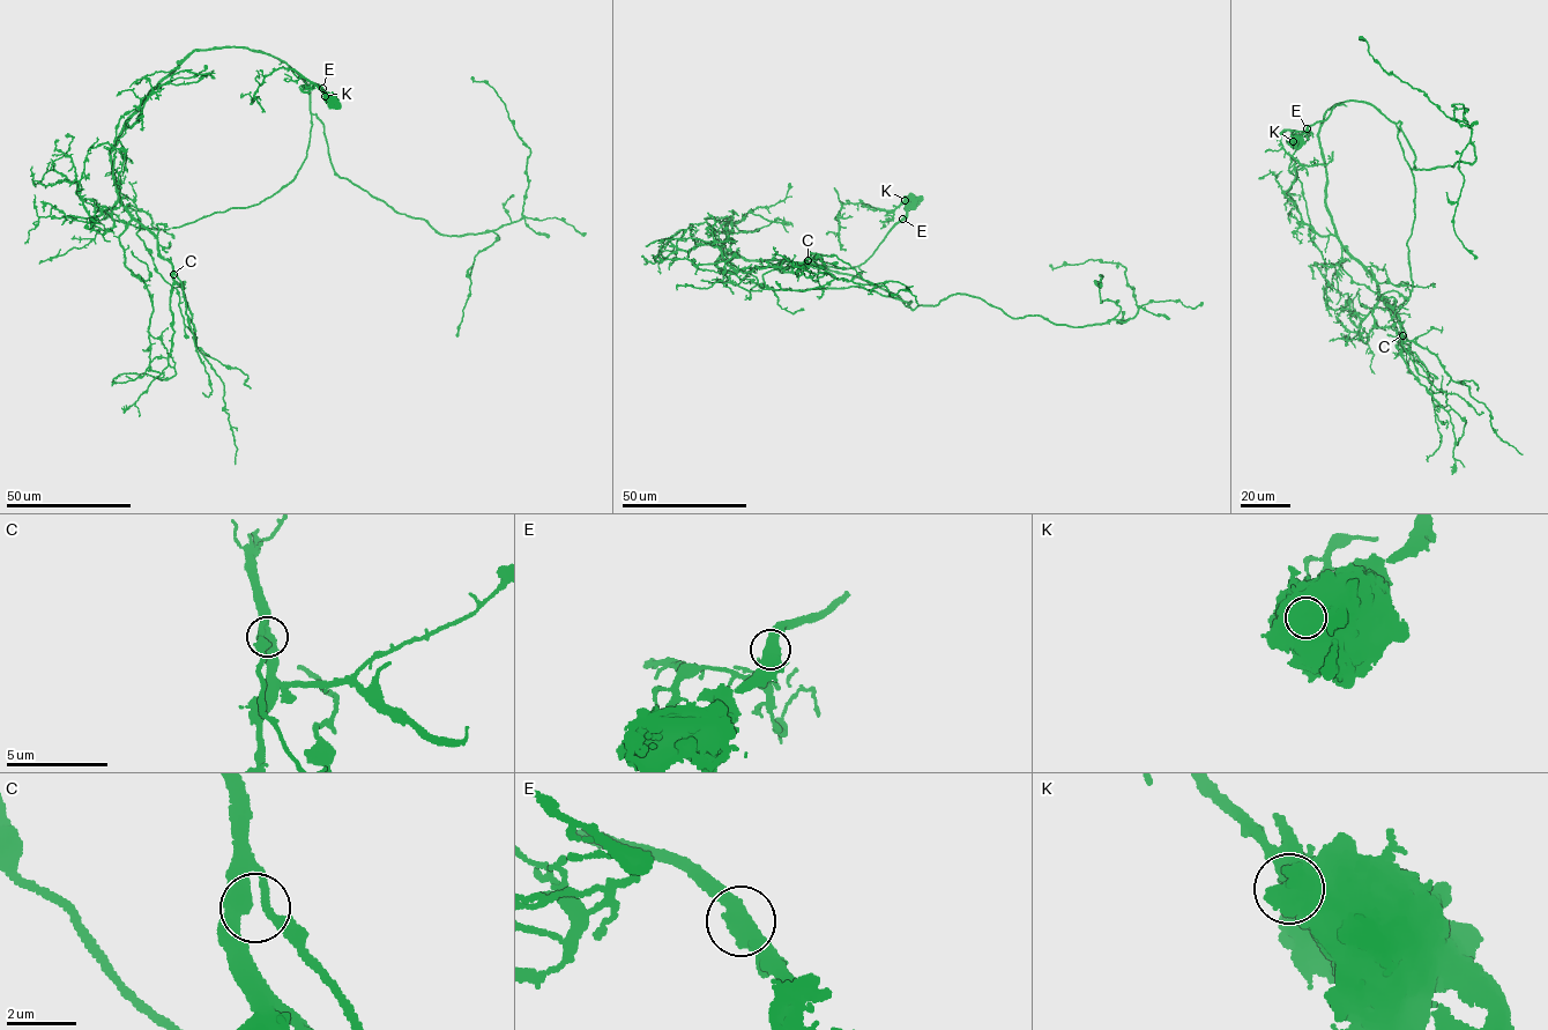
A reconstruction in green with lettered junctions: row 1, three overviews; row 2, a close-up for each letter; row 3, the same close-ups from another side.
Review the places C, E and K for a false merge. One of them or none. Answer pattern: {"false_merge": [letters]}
{"false_merge": ["K"]}

